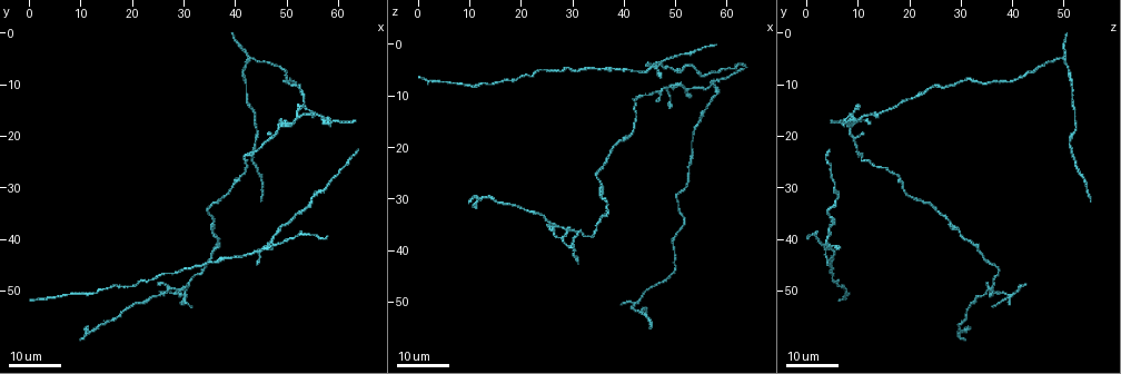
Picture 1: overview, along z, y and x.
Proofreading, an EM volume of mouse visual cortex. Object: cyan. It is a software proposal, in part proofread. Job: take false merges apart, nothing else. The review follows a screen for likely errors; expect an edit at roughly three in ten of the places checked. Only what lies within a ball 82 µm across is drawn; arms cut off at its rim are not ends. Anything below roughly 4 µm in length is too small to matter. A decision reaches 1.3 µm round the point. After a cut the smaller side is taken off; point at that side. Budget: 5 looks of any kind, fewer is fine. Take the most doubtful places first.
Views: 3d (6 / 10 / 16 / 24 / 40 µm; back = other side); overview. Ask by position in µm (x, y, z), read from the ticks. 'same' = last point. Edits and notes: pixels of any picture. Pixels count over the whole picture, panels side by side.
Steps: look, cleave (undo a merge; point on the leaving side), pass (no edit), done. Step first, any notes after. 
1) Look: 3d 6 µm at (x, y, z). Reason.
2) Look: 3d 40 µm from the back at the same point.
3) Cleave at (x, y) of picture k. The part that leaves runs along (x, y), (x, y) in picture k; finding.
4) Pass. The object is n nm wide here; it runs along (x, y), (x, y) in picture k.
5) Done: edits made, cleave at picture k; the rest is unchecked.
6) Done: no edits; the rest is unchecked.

Look: 3d 16 µm at (29.0, 50.0, 36.0). Four-way junction.

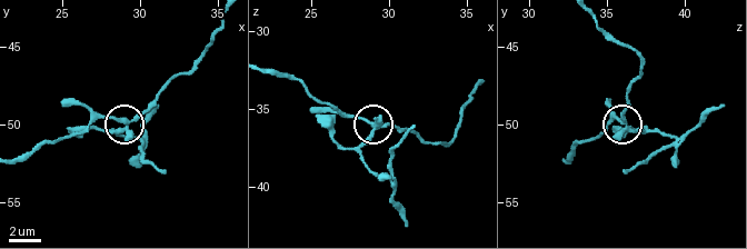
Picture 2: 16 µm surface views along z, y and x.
Look: 3d 6 µm at (29.0, 50.2, 36.2).

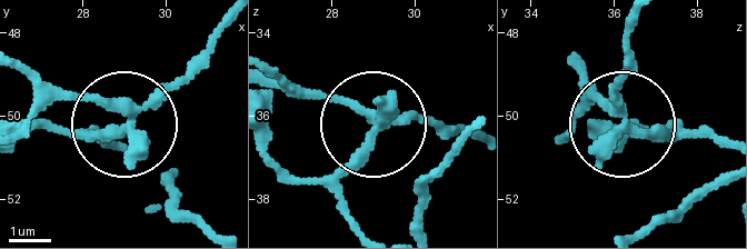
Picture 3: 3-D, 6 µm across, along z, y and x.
Cleave at (92, 141) of picture 3. The part that leaves runs along (627, 123), (718, 137) in picture 3; two cells meet here.

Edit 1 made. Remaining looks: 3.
Look: 3d 24 µm at (45.0, 42.5, 4.0).

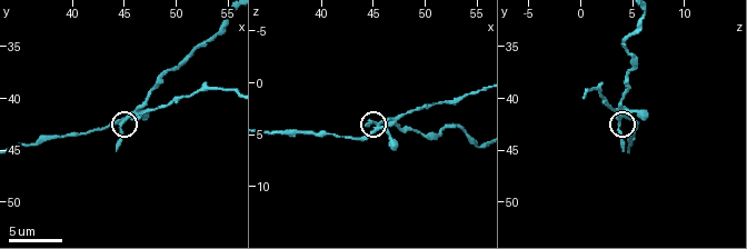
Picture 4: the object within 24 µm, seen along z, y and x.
Look: 3d 10 µm at (45.2, 41.8, 4.0). Closer look.

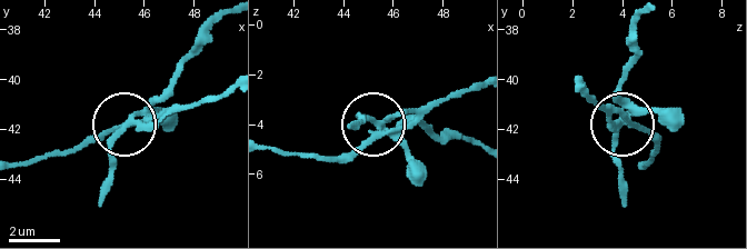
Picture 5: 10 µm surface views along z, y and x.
Look: 3d 6 µm at (45.1, 42.0, 3.9). Closer look.

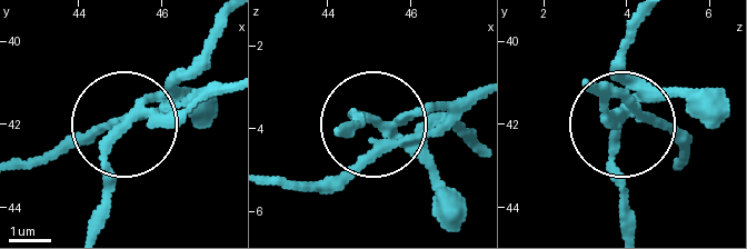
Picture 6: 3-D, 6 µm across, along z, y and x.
Cleave at (210, 95) of picture 6. The object is 250 nm wide here; the part that leaves runs along (146, 112), (21, 156) in picture 6; a second cell is stuck on.

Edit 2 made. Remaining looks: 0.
Done: edits made, cleave at picture 3, cleave at picture 6; the rest is unchecked.

